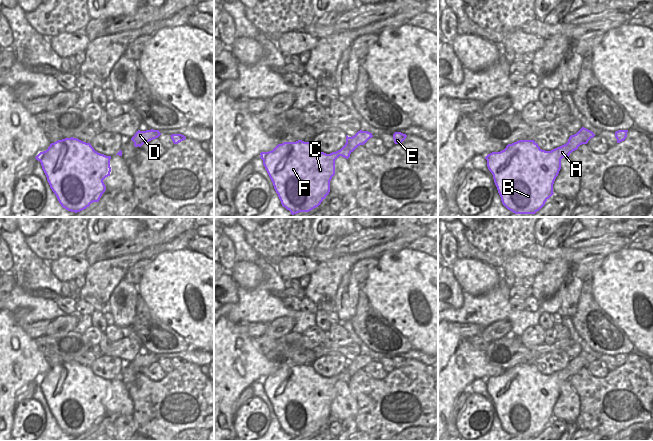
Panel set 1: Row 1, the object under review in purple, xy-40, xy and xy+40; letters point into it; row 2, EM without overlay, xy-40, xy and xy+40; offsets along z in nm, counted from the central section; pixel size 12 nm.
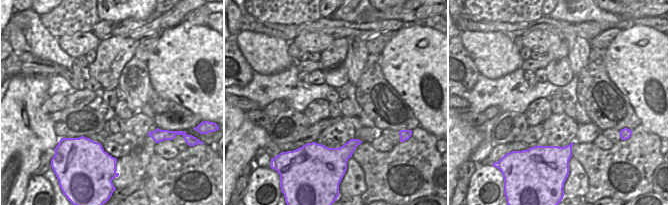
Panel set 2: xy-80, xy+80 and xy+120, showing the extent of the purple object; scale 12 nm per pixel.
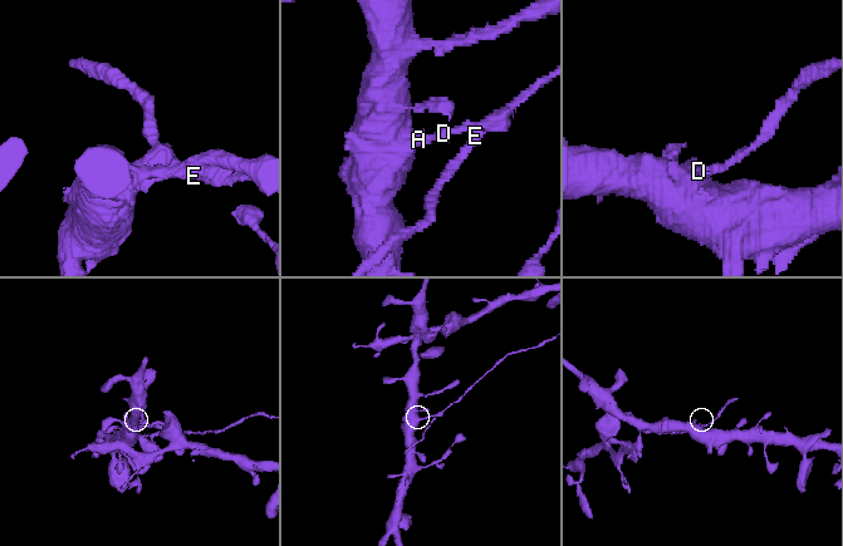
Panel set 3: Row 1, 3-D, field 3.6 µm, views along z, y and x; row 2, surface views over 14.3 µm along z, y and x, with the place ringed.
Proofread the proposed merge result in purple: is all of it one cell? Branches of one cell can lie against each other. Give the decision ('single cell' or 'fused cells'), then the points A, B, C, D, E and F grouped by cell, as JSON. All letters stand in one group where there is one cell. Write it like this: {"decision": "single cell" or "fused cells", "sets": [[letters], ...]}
{"decision": "fused cells", "sets": [["A", "B", "C", "F"], ["D", "E"]]}

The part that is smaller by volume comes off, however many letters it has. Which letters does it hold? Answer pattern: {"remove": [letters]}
{"remove": ["D", "E"]}

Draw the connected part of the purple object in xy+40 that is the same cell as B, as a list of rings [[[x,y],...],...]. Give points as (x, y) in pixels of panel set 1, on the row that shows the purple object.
[[[519,140],[508,144],[500,152],[488,154],[485,159],[502,204],[515,214],[535,214],[554,194],[553,184],[561,169],[561,159],[569,155],[570,147],[567,143],[545,151],[534,140]]]

